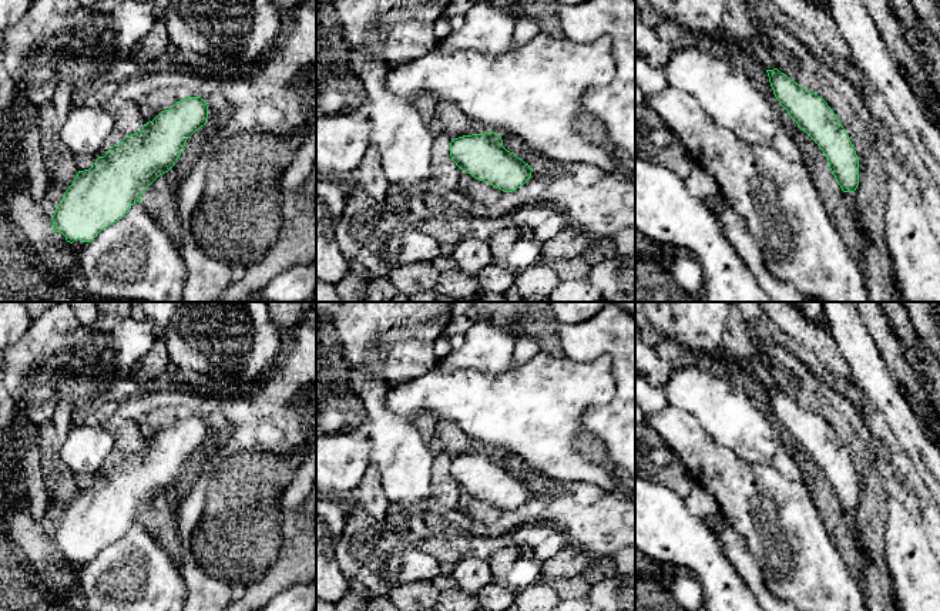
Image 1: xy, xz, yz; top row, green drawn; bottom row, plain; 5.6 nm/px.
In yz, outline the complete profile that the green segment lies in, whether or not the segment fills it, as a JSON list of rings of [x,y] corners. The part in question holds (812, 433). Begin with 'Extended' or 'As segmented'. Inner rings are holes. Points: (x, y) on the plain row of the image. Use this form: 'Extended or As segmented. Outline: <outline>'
As segmented. Outline: [[[778,387],[766,392],[776,419],[823,470],[842,510],[855,511],[859,504],[859,477],[833,429]]]

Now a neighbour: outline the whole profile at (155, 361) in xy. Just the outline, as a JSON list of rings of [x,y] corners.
[[[155,339],[154,346],[141,357],[135,366],[132,376],[147,383],[158,379],[168,367],[169,356],[165,339]]]

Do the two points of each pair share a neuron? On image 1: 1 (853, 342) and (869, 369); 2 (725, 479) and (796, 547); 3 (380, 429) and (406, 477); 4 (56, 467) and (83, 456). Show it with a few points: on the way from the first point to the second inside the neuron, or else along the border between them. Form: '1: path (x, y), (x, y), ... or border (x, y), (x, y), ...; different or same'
1: path (859, 349), (865, 362); same
2: path (742, 493), (779, 530); same
3: path (392, 440), (405, 460), (405, 466); same
4: border (67, 430), (60, 459), (74, 474); different

